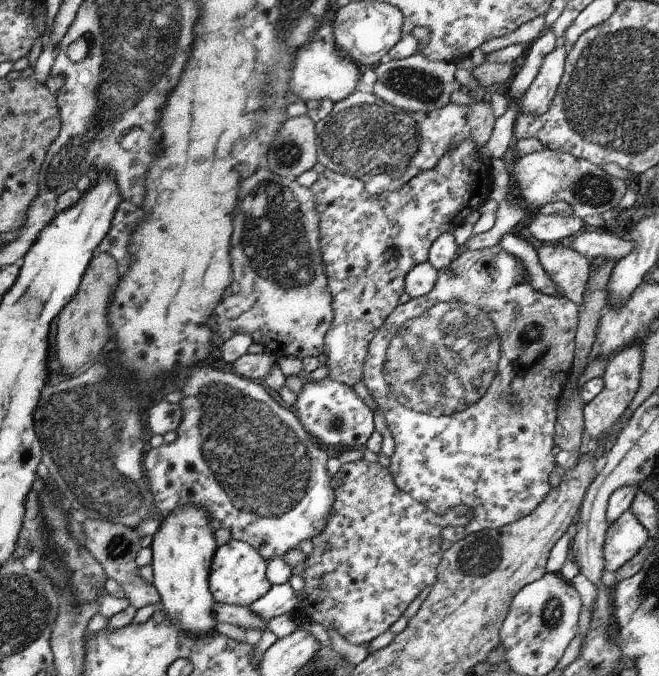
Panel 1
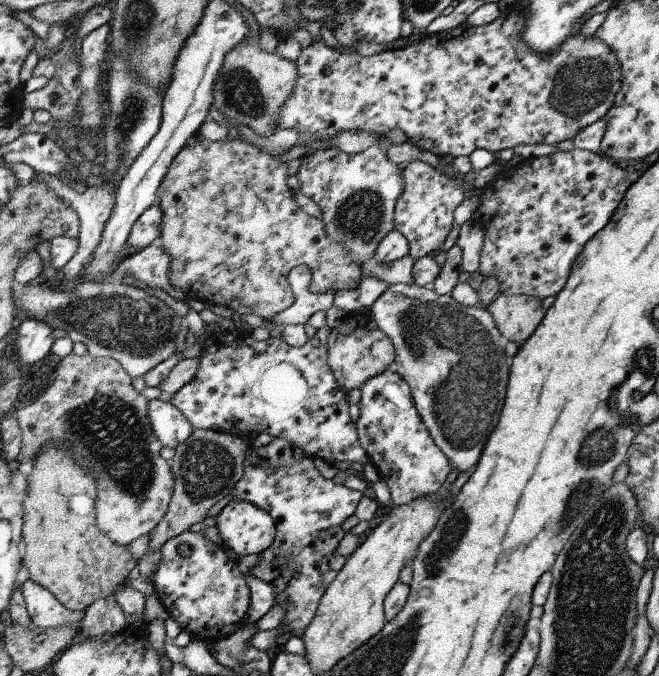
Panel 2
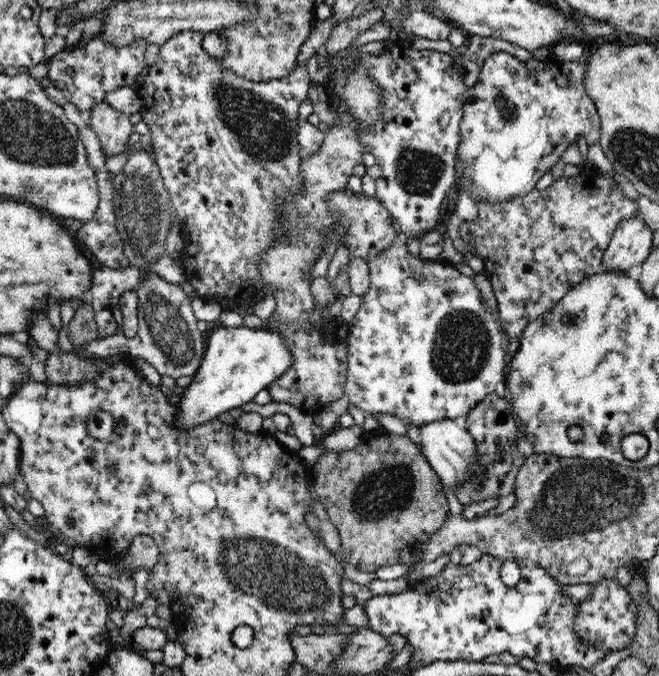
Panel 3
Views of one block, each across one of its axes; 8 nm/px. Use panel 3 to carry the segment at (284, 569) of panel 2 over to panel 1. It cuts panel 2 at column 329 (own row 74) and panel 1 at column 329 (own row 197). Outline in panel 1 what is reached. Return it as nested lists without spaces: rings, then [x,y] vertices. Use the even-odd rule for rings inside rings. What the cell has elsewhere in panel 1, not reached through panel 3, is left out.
[[[201,363],[191,367],[190,374],[184,375],[182,380],[182,394],[184,398],[180,400],[179,405],[182,408],[182,422],[177,430],[177,437],[175,441],[163,444],[160,447],[153,448],[146,454],[144,458],[144,469],[146,471],[146,478],[148,479],[148,488],[152,494],[152,504],[158,510],[160,518],[170,516],[170,512],[174,512],[176,508],[182,504],[196,504],[196,506],[204,506],[204,510],[221,522],[224,529],[230,530],[231,538],[239,541],[244,541],[250,544],[252,548],[257,551],[269,561],[274,557],[281,557],[288,552],[299,548],[300,542],[316,536],[318,532],[322,532],[322,528],[326,528],[328,520],[330,520],[330,512],[332,512],[332,504],[334,504],[334,490],[330,484],[332,475],[328,472],[326,464],[328,462],[328,454],[325,450],[320,448],[318,440],[308,433],[296,417],[296,412],[291,408],[284,408],[278,404],[270,396],[270,392],[264,388],[261,382],[254,379],[247,379],[243,376],[237,375],[234,371],[224,369],[212,368],[212,366]]]

